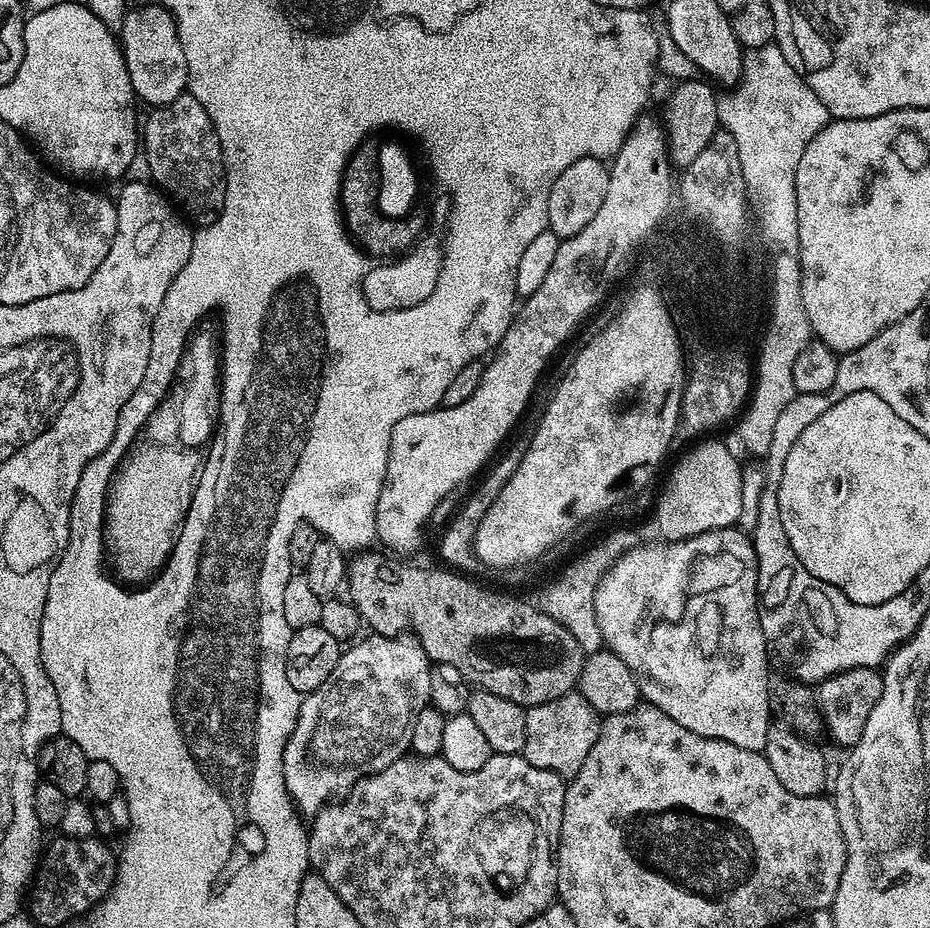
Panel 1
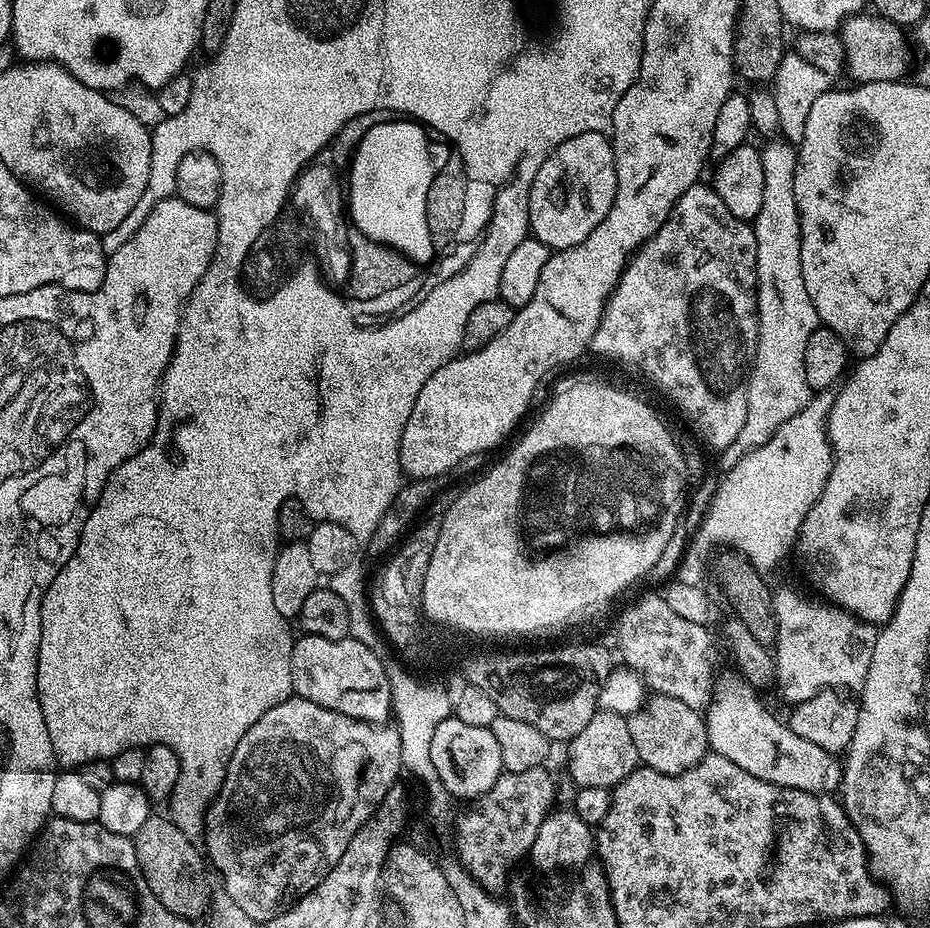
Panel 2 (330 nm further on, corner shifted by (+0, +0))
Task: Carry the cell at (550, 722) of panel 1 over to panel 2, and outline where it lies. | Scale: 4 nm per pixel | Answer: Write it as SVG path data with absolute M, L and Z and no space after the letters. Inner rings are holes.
M597 711L590 722L586 722L582 734L578 734L573 740L567 741L568 748L568 772L572 775L572 780L576 783L577 789L582 788L606 788L613 789L633 772L640 764L638 749L634 746L634 738L630 738L630 726L625 717L613 712Z

